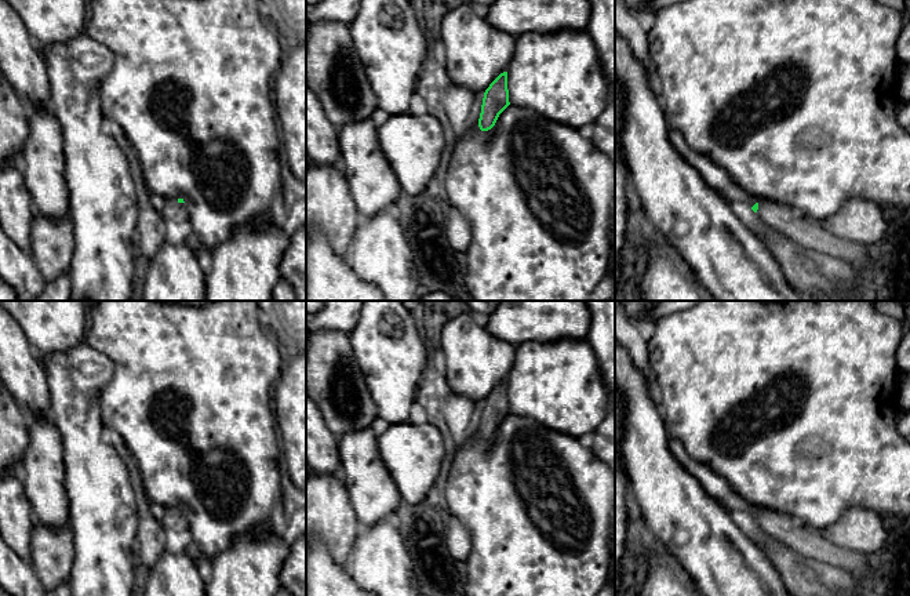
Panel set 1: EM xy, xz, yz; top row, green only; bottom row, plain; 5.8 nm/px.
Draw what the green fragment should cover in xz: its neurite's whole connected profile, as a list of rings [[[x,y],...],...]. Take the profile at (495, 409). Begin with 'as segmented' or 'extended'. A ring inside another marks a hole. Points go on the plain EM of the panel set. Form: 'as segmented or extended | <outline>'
as segmented | [[[507,381],[500,382],[485,399],[478,436],[481,440],[491,439],[499,424],[510,414],[507,399]]]

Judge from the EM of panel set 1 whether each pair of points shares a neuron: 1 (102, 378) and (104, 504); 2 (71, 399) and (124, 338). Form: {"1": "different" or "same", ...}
{"1": "same", "2": "different"}

